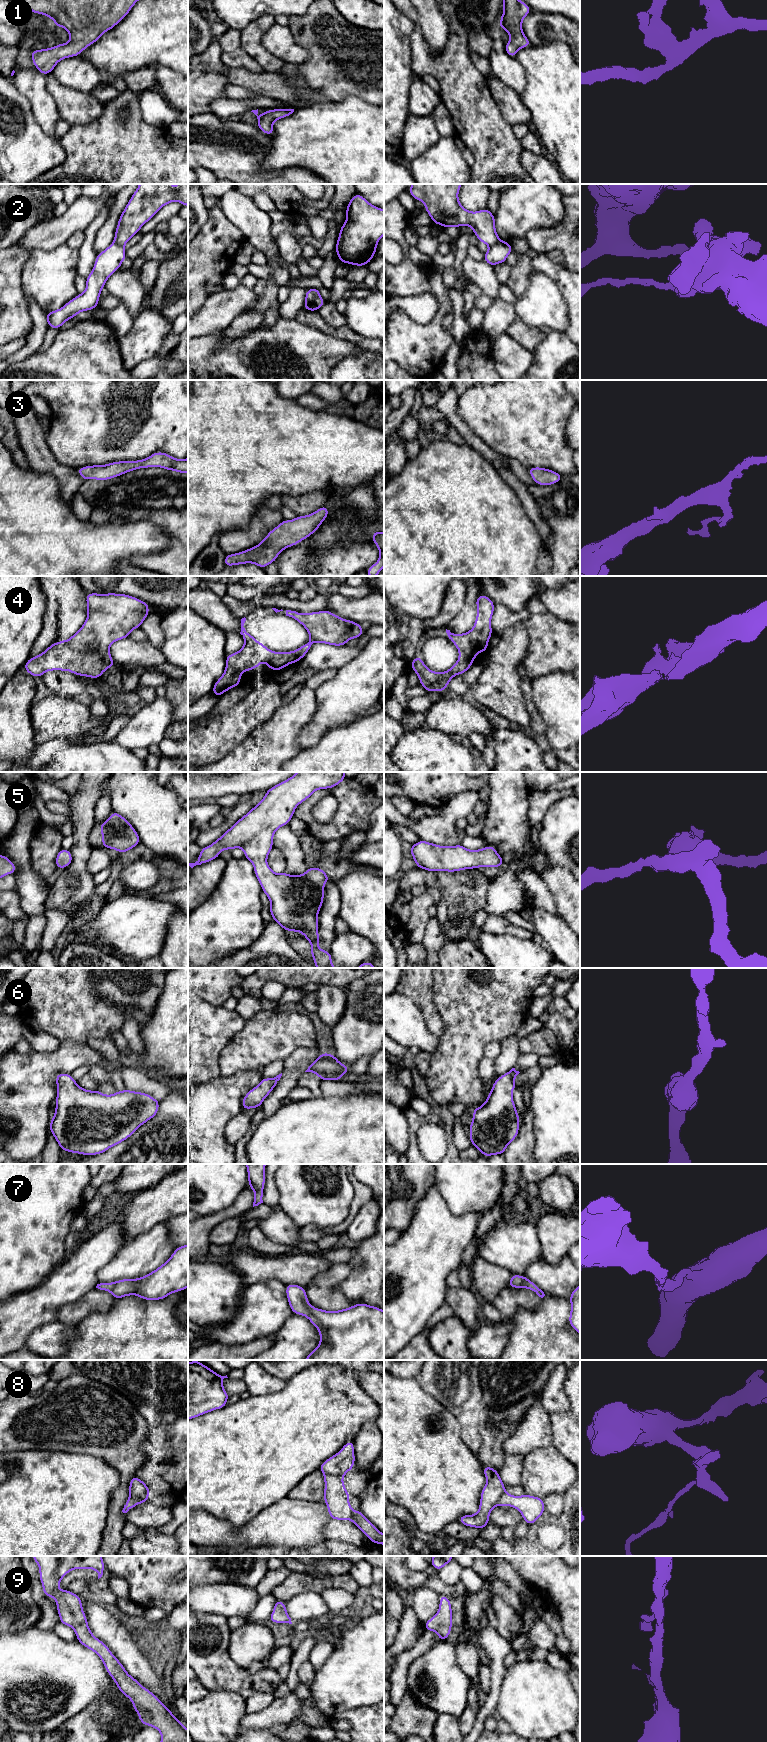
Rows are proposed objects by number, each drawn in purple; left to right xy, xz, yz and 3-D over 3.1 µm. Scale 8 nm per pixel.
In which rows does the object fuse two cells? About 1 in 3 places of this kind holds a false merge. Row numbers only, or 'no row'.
2, 8

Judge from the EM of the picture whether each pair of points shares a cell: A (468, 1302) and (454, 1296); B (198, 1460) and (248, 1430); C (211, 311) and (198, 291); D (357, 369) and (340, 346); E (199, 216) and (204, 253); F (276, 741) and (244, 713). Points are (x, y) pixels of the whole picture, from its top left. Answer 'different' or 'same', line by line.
A: same
B: same
C: different
D: different
E: different
F: different

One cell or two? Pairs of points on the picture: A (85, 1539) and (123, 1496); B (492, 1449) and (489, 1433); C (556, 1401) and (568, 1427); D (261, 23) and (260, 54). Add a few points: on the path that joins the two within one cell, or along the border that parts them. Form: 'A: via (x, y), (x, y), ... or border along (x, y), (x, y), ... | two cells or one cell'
A: border along (114, 1490), (102, 1536) | two cells
B: via (492, 1445), (492, 1437) | one cell
C: border along (569, 1411), (552, 1412), (550, 1414) | two cells
D: via (256, 31), (256, 46) | one cell

